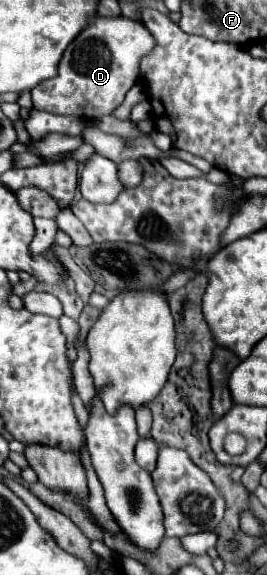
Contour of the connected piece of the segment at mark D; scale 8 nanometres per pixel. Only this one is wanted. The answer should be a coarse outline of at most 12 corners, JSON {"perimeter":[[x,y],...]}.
{"perimeter":[[89,16],[33,108],[113,114],[153,36],[125,16]]}

